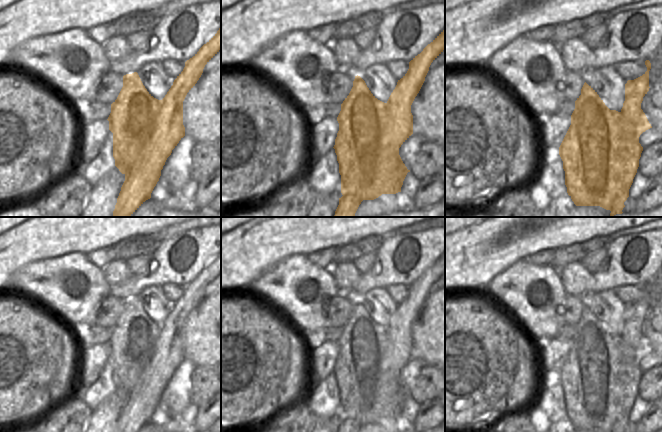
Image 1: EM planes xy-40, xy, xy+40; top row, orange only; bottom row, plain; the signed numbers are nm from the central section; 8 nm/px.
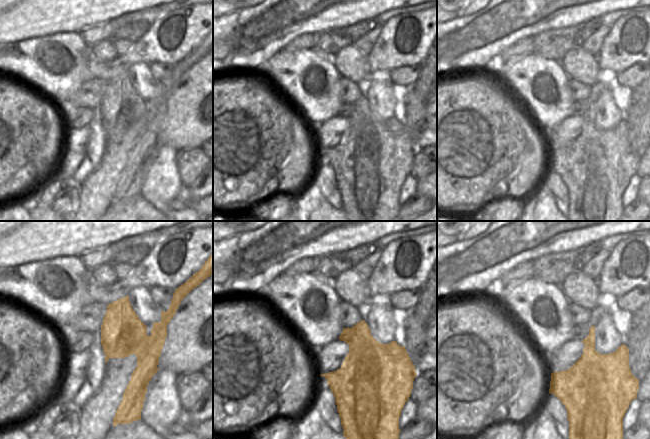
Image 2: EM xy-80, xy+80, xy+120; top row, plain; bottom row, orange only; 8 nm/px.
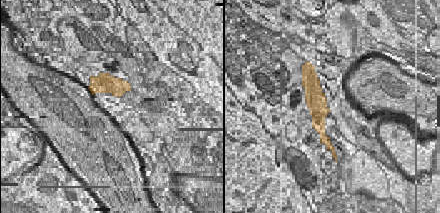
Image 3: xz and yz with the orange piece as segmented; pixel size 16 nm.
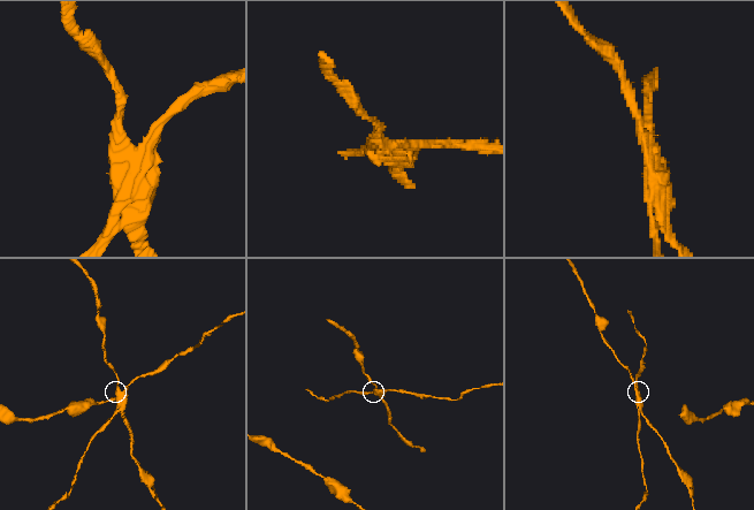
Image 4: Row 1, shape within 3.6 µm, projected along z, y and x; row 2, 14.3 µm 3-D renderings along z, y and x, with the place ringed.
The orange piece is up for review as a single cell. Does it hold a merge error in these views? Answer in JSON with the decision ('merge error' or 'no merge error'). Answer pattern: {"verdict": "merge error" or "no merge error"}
{"verdict": "merge error"}

